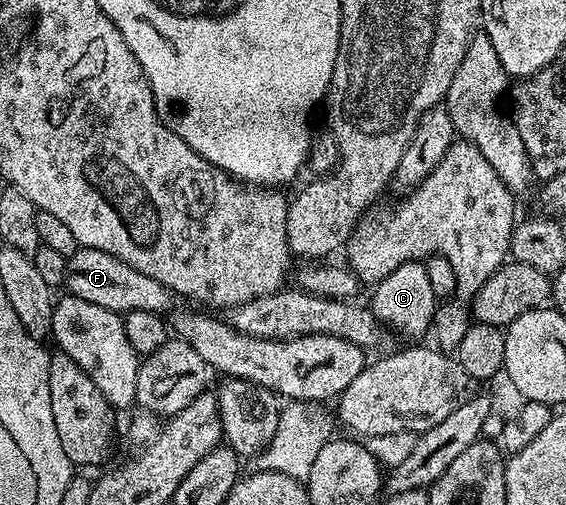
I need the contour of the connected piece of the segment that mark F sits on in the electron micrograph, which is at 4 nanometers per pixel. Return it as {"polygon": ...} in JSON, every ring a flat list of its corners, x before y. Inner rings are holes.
{"polygon":[[79,247,68,259,64,289,69,296,84,299,84,303,92,303,96,307,104,307,123,315,132,311,152,311,162,315,171,308,170,290,156,283,152,275,144,275,144,271,136,271,136,267,128,267,128,263,95,249]]}

